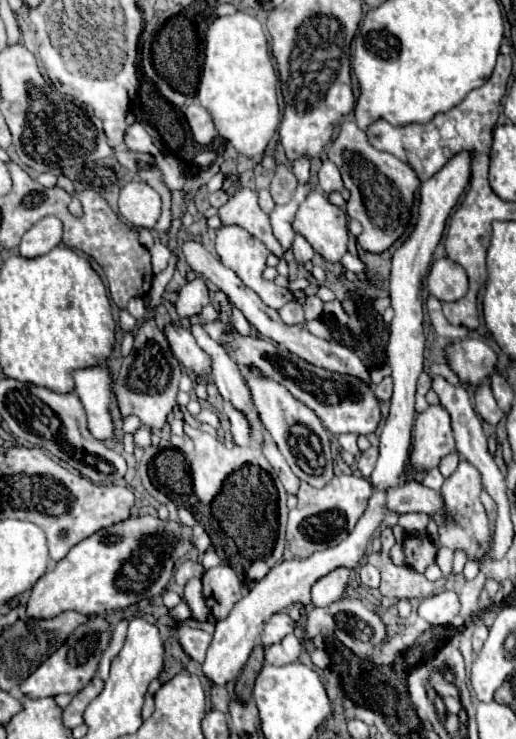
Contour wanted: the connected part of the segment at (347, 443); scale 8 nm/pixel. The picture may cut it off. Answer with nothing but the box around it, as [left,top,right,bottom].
[338,433,360,455]

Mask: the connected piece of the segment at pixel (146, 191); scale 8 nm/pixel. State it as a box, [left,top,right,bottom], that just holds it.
[118,183,160,229]

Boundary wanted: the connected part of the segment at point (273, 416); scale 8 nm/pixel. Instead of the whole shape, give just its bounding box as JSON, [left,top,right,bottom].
[244,369,334,487]

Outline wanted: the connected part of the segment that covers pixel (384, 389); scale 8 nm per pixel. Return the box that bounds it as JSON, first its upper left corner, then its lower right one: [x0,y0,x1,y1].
[374,377,392,401]

